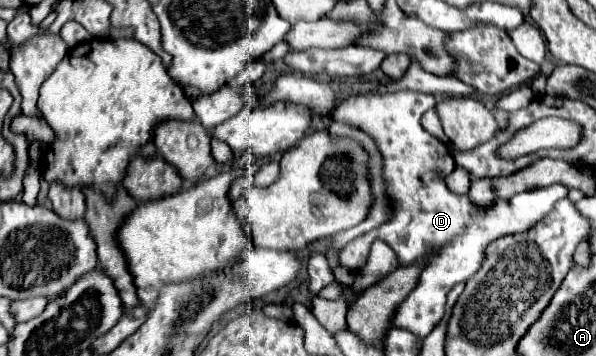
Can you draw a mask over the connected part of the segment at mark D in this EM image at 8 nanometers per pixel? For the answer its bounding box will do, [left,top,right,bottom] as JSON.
[332,91,568,339]

